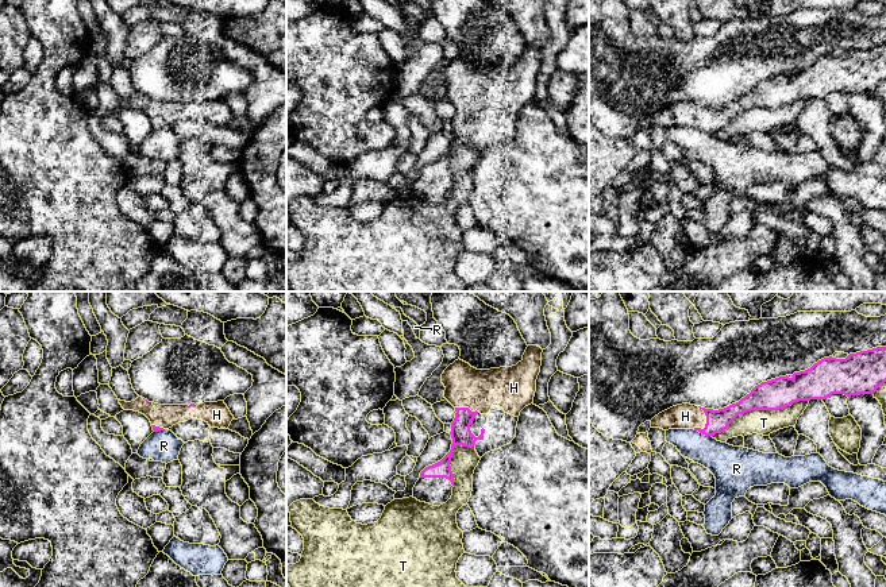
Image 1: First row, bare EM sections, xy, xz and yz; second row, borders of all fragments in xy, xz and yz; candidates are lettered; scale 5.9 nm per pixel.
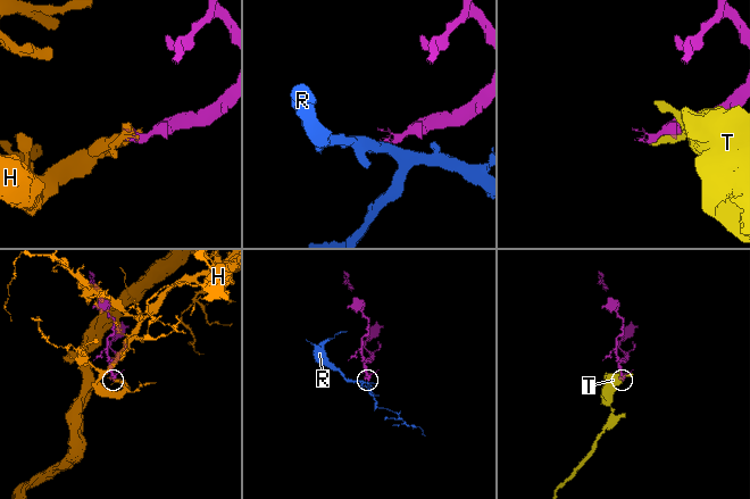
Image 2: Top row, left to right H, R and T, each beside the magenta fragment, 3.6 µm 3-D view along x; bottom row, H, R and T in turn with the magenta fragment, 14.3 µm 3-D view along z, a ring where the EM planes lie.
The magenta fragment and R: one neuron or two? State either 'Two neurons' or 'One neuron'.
Two neurons

